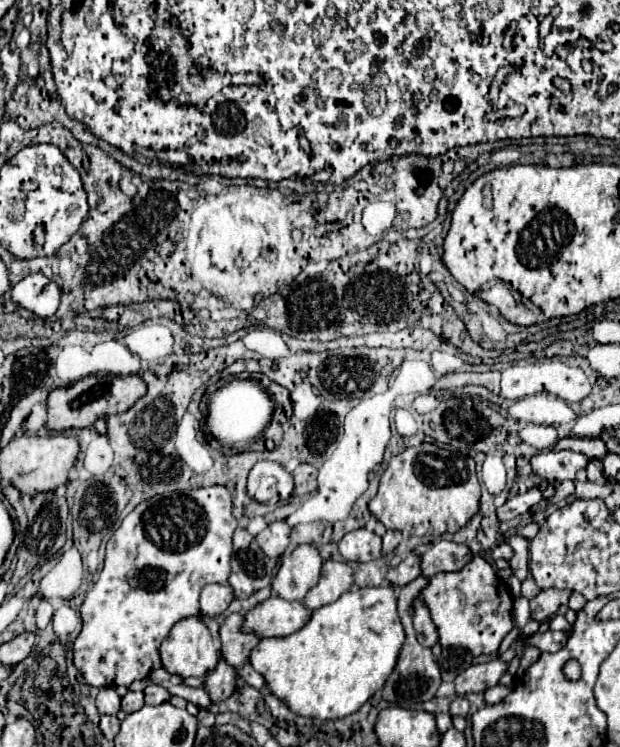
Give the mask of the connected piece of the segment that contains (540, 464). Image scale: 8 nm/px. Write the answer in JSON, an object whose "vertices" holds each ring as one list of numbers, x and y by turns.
{"vertices":[[542,451,532,457,532,471,548,481,574,479,580,469,588,465,588,457,574,451]]}

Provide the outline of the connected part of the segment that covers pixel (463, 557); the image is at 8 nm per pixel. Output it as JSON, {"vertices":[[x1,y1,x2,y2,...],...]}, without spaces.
{"vertices":[[440,539,440,541,432,543,432,547,428,551,424,551,420,555,420,559,422,559,422,563,420,563,422,575,430,579,438,573,460,571,466,563,472,561,472,551,466,545]]}

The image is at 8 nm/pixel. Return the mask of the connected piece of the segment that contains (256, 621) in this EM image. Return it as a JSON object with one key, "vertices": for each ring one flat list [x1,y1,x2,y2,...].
{"vertices":[[272,595,244,615,242,631,254,633,258,639,286,637,300,629,308,617,310,611,304,609,300,601,284,601,282,597]]}

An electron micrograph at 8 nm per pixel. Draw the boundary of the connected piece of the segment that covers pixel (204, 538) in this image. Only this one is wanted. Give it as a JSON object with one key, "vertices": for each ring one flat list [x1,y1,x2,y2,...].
{"vertices":[[220,485,156,495,142,501,126,515,122,525,110,537,104,569,80,607,84,627,74,641,74,665,88,685,130,685,132,681,146,679,152,671,160,669,158,649,170,627,186,615,200,615,198,597,204,585,226,583,230,575,234,529,236,519,232,515,232,495]]}

